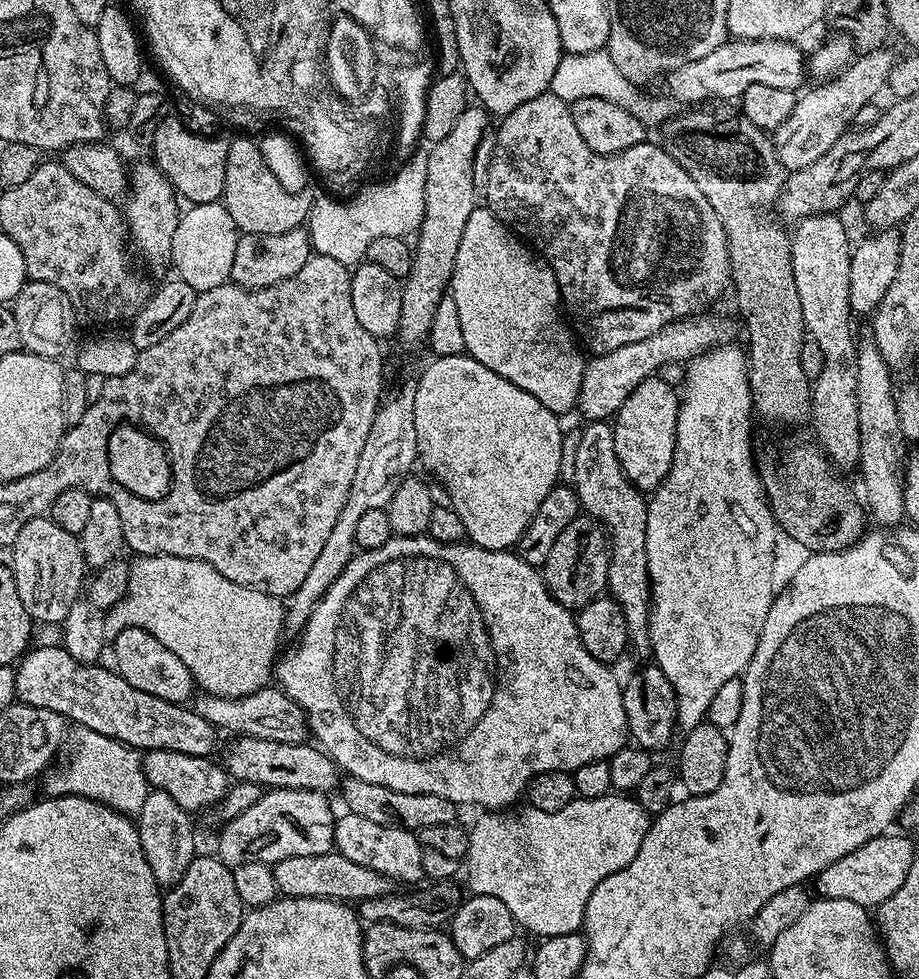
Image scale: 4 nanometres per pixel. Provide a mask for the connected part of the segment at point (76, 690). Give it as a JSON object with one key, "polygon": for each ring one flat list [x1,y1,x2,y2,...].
{"polygon":[[59,643,44,644,41,648,33,647,30,651,22,656,19,662,15,665,16,675,16,697,15,699,21,704,29,704,30,706,38,706,46,710,54,710,64,717,65,721,76,723,80,728,89,728,98,734,106,734,106,738,114,738,118,742,122,742,131,748,138,748,144,752,153,752,154,750,174,750,178,754,190,754,191,756,206,756,211,757,212,751,216,748,216,736,218,730,210,722,206,722,206,718,202,718,202,714,196,712,195,707,188,706,184,708,183,703,175,704,174,702,166,702,162,698,154,698,154,694,146,694,146,690,138,690,134,686,130,686,130,682,126,682,126,678,122,678,120,673,113,670,111,667,100,668,96,664,79,664,74,658,70,658,70,654]]}

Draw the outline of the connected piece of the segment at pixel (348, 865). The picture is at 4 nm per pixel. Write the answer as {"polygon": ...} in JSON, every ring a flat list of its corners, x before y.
{"polygon":[[335,850,326,854,298,854,294,858,282,858,282,862,272,865,272,873,276,891,281,897,359,902,379,896,391,896,394,892,393,881,378,874,378,870,358,866,358,862,350,862,350,858]]}

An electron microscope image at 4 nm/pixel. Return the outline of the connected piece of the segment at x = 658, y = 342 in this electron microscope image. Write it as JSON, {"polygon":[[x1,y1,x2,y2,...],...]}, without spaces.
{"polygon":[[698,314,693,318,685,318,675,324,668,324,662,330,658,330,658,334,642,342,630,342,630,346,618,346,618,350,593,355,585,363,582,386,576,399,578,412,585,416,583,419,588,422,611,421,622,406,622,402,630,398,632,391,643,380,650,379,651,376,657,375,669,366,676,366,672,364,683,365,701,352,733,339,732,328,722,317,704,315]]}

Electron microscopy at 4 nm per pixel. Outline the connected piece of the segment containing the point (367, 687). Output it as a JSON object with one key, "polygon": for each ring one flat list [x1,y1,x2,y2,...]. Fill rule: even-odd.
{"polygon":[[393,535,385,544,378,544,374,548,357,551,352,561,342,570,338,578,326,590,324,597,314,606,306,626,299,633,300,641,296,644,293,652,285,651,283,655,275,661,274,680,275,683,289,696,308,718,308,727,315,743,323,748,331,756,337,768,343,770,347,775,354,778,362,778,362,782,374,782,374,786,390,786,390,790,402,790,402,794,438,794,438,798,450,798,457,806,464,804,477,804,480,810,508,810,516,799,525,795,528,784,536,775,546,771,564,771,573,773,578,766,586,762,595,760,607,760,618,750,622,750,629,743,628,723,626,722,626,706,624,705,624,689,621,681,616,681,613,669,607,664,598,662,586,646,582,646,582,638,578,638,578,626,573,609,562,606,551,596,550,590,544,584,544,577,537,569,531,568,522,558,516,555,515,551,505,550,495,552,480,548,471,542,461,542,459,544,439,544,431,536,397,536]]}

